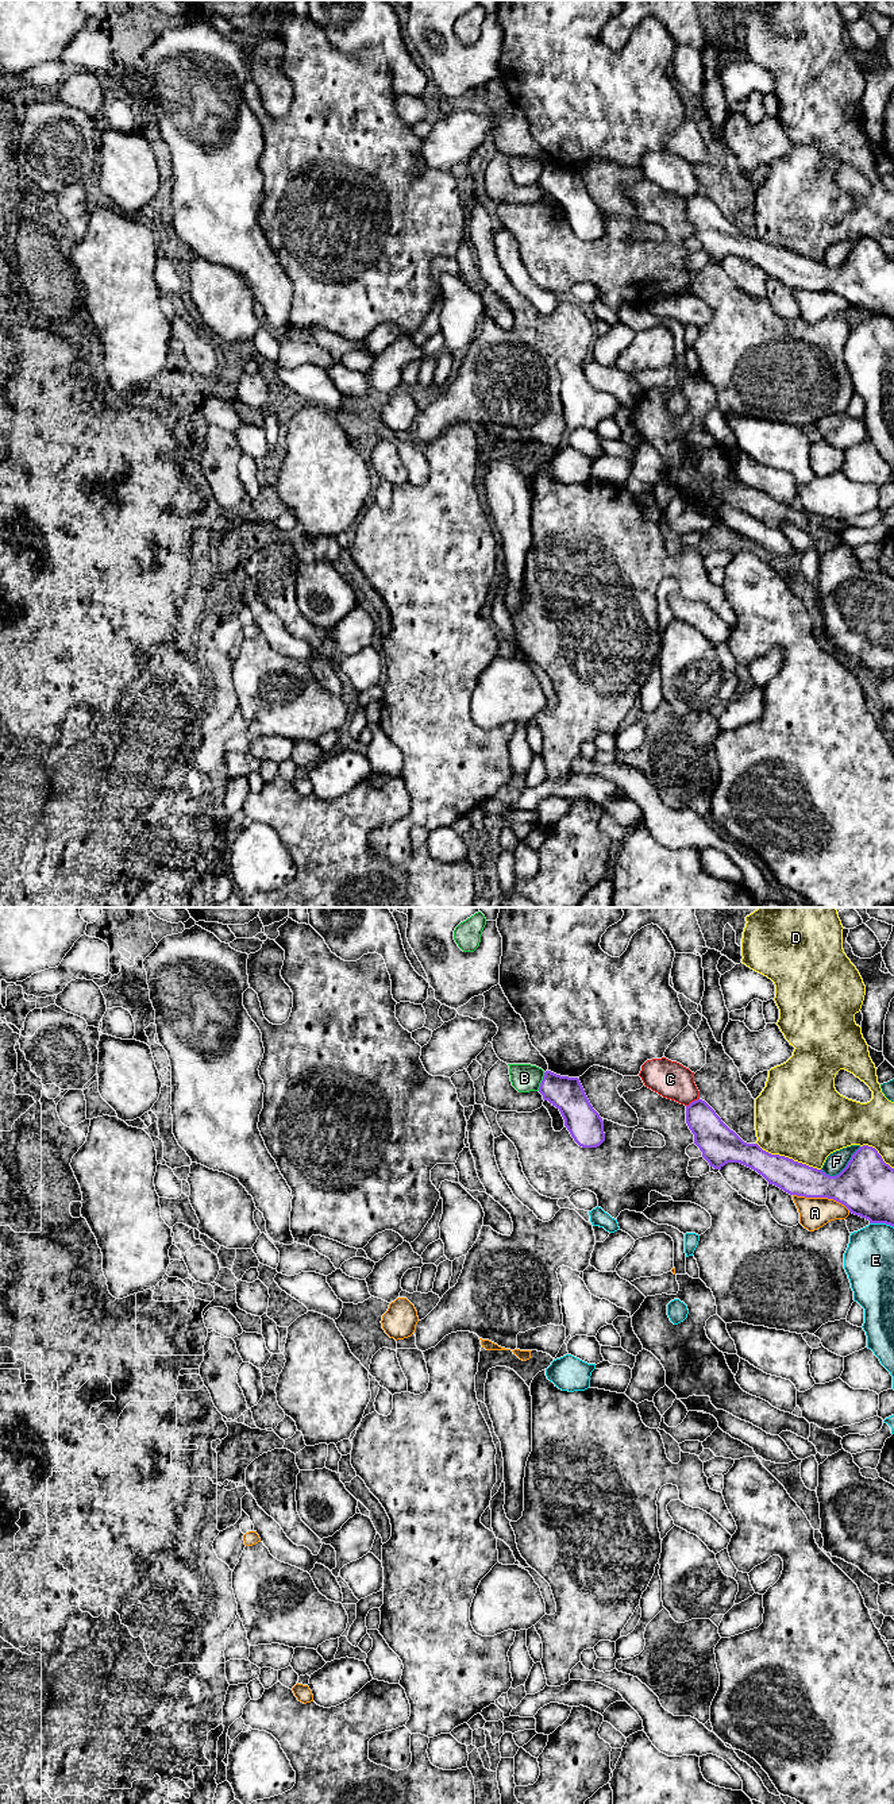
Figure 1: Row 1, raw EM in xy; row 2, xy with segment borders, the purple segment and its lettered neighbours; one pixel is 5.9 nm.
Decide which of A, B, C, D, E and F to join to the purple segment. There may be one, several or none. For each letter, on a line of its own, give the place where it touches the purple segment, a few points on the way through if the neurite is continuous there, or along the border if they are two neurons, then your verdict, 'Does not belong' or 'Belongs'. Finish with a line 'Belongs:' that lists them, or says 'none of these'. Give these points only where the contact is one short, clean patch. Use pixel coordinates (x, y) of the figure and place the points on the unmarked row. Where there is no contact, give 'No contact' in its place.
A: Touches purple at xy (821, 289). Does not belong
B: Touches purple at xy (542, 174). Boundary: xy (544, 165), (538, 182). Does not belong
C: Touches purple at xy (692, 195). Does not belong
D: Touches purple at xy (787, 250). Does not belong
E: Touches purple at xy (882, 315). Does not belong
F: Touches purple at xy (844, 261). Does not belong
Belongs: none of these

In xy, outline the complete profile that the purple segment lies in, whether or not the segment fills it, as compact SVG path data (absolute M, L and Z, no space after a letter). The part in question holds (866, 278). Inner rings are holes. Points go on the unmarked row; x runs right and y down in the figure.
M702 192L686 198L686 216L694 227L694 236L702 244L702 250L714 262L721 262L728 255L740 255L762 267L768 277L790 288L833 292L844 297L849 305L868 312L870 316L886 316L894 320L894 261L883 254L875 240L860 239L839 267L829 269L822 262L771 247L758 236L744 235Z

